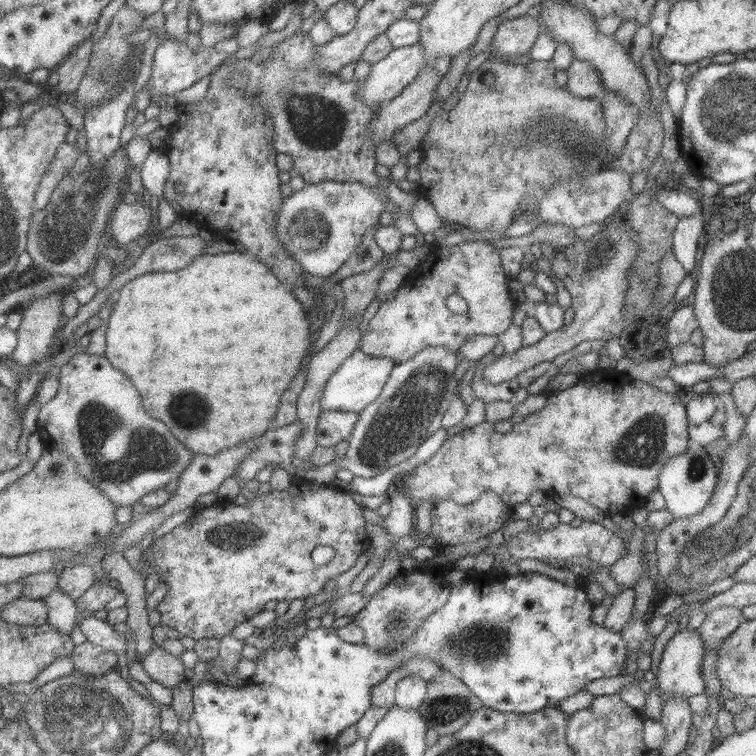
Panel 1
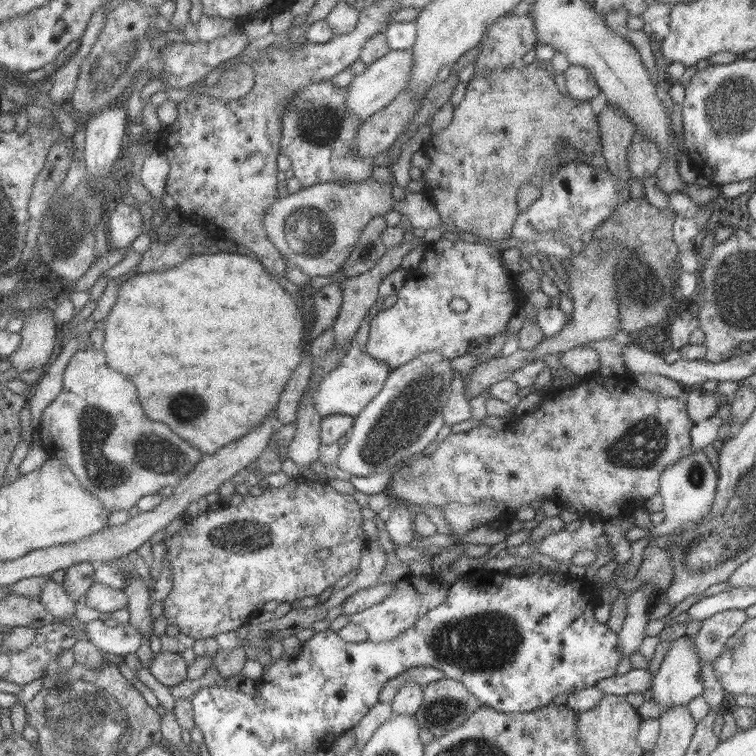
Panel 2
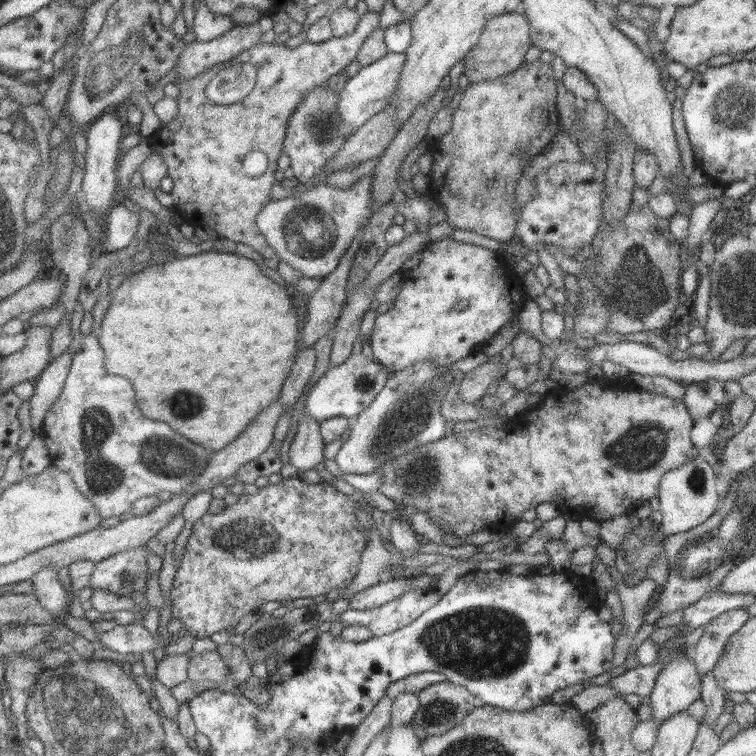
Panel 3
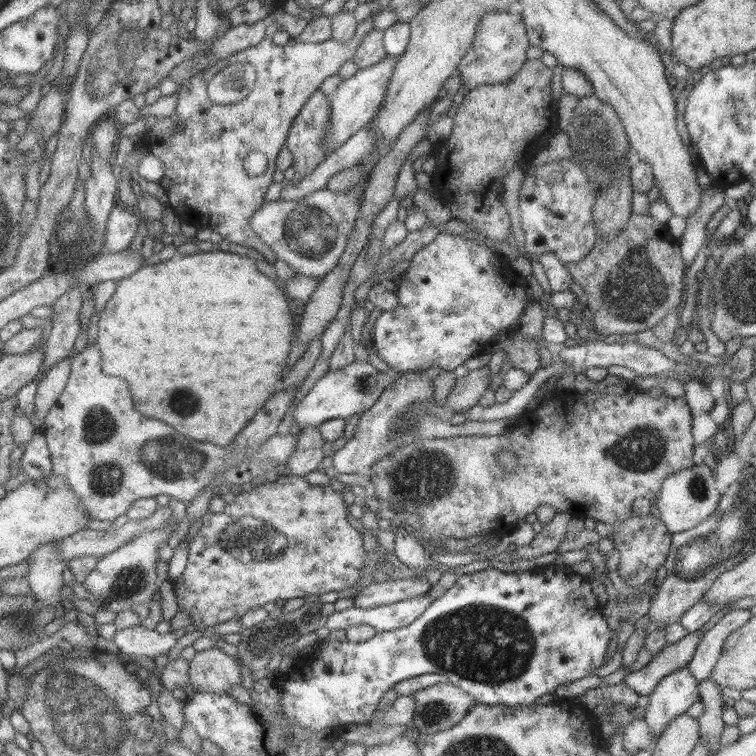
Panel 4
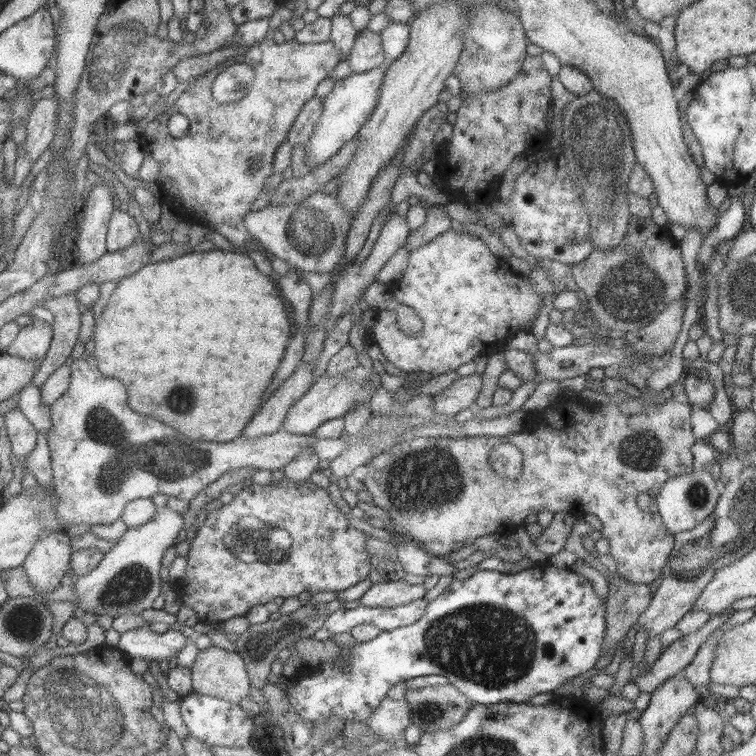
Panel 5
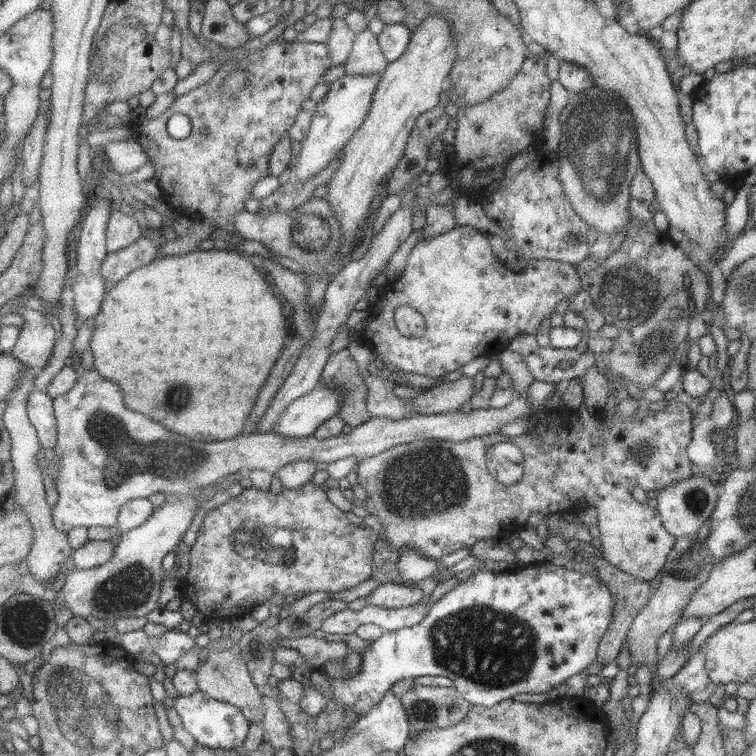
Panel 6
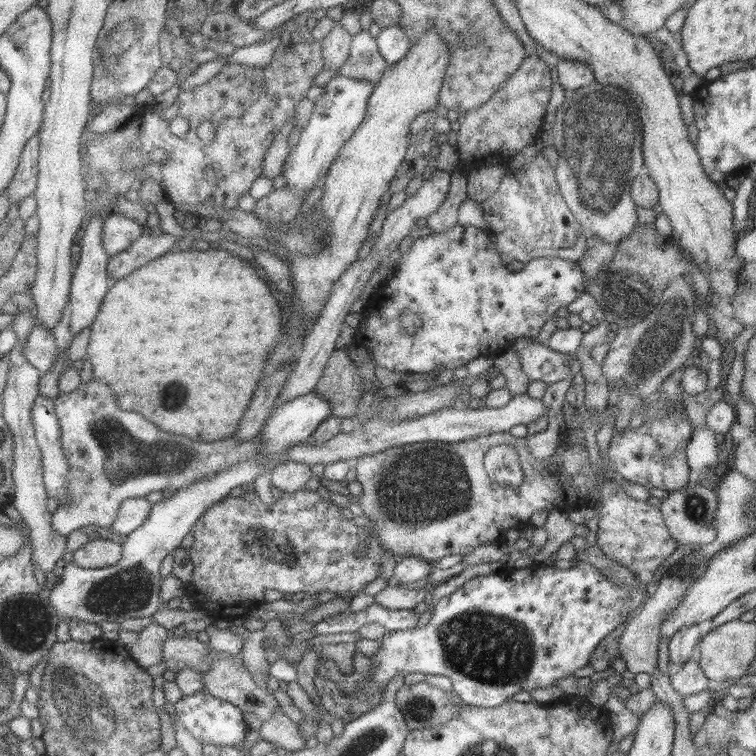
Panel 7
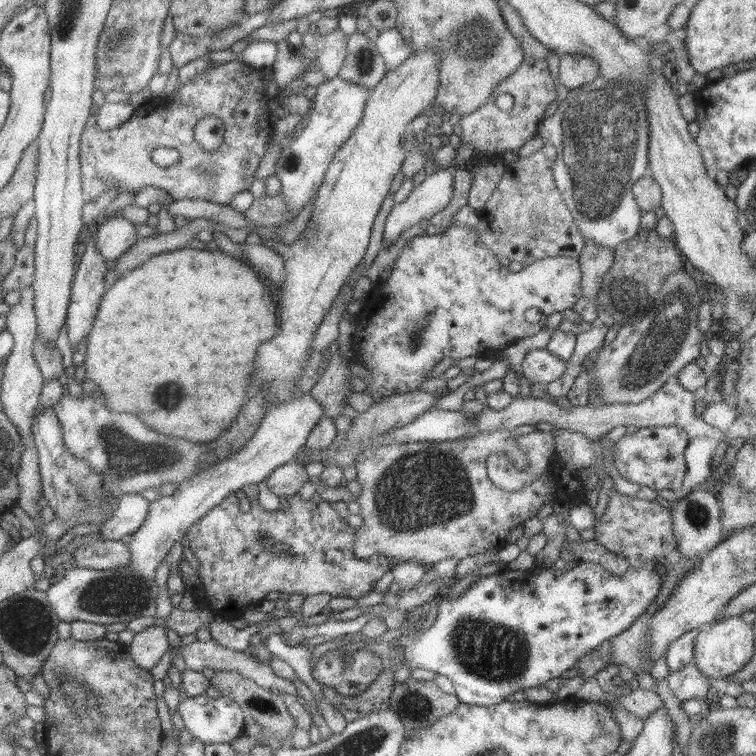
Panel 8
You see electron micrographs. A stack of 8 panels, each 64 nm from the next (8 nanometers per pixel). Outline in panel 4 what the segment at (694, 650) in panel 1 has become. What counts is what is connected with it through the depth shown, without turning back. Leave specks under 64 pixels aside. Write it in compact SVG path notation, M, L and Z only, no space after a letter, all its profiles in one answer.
M687 664L665 674L648 696L643 720L653 739L657 738L667 724L687 709L693 702L699 701L698 682L689 672Z

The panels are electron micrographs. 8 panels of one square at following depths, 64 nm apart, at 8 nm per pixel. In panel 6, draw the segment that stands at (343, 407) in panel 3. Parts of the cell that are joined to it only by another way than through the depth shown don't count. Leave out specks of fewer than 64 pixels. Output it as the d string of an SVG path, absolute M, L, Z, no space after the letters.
M317 382L307 394L296 398L276 418L272 431L287 439L314 436L314 431L325 420L337 415L341 392Z

